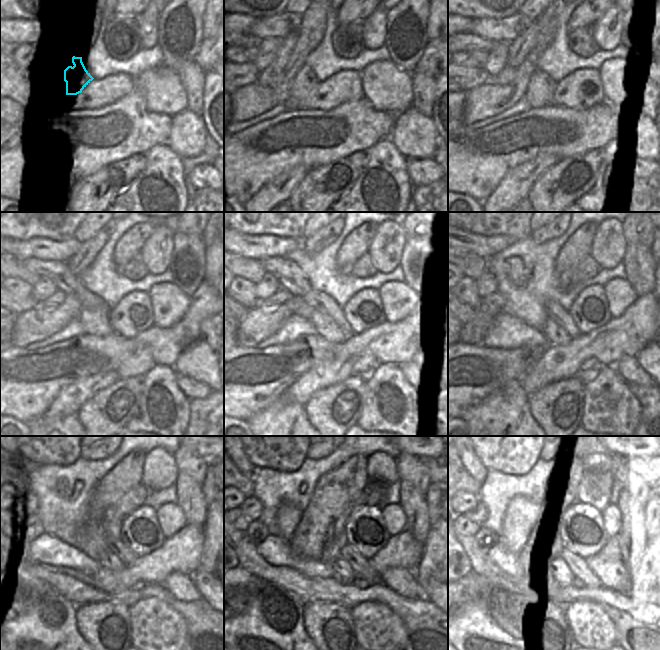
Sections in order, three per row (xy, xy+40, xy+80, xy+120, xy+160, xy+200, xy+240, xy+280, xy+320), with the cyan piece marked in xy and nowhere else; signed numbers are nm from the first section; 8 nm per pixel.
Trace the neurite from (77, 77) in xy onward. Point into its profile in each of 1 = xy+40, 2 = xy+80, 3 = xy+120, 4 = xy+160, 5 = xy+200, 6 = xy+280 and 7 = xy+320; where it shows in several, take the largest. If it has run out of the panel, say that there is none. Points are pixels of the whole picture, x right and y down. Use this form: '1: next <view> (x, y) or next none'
1: next xy+40 (305, 86)
2: next xy+80 (540, 92)
3: next xy+120 (94, 321)
4: next xy+160 (325, 327)
5: next xy+200 (555, 335)
6: next xy+280 (341, 570)
7: next xy+320 (564, 569)

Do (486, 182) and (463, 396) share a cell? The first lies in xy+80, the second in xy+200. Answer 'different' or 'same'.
same

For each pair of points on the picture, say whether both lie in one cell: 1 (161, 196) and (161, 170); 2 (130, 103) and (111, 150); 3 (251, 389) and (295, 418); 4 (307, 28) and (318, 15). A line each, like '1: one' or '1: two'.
1: one
2: one
3: two
4: one

